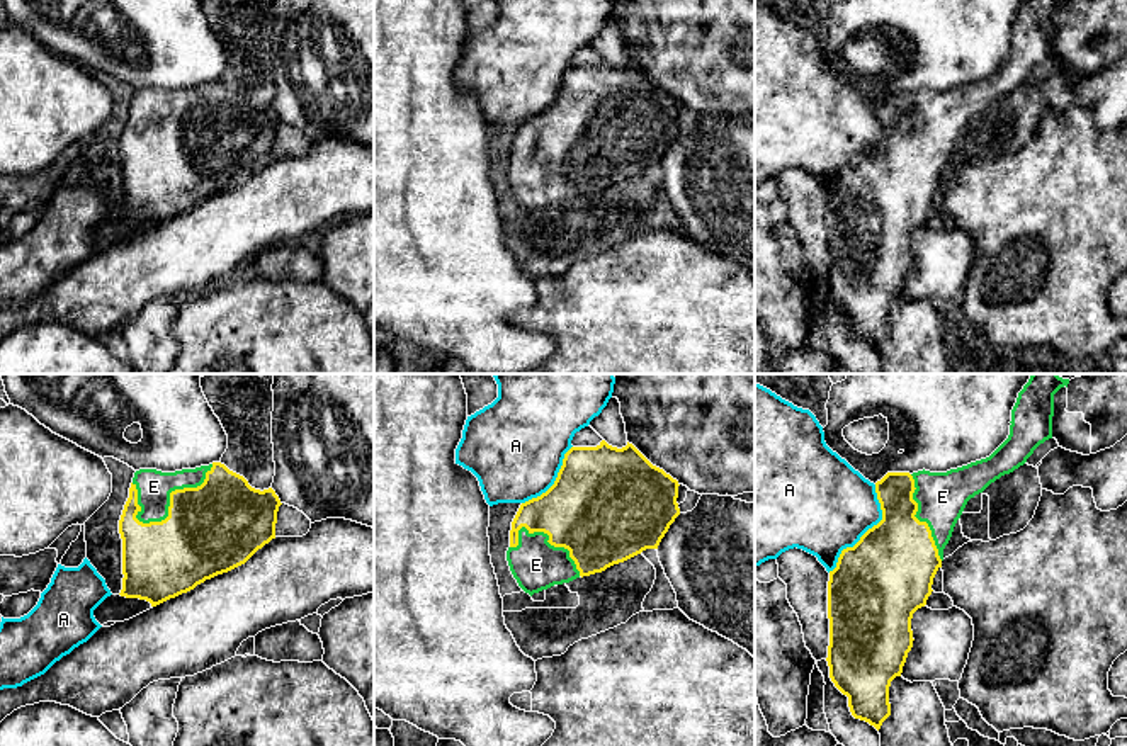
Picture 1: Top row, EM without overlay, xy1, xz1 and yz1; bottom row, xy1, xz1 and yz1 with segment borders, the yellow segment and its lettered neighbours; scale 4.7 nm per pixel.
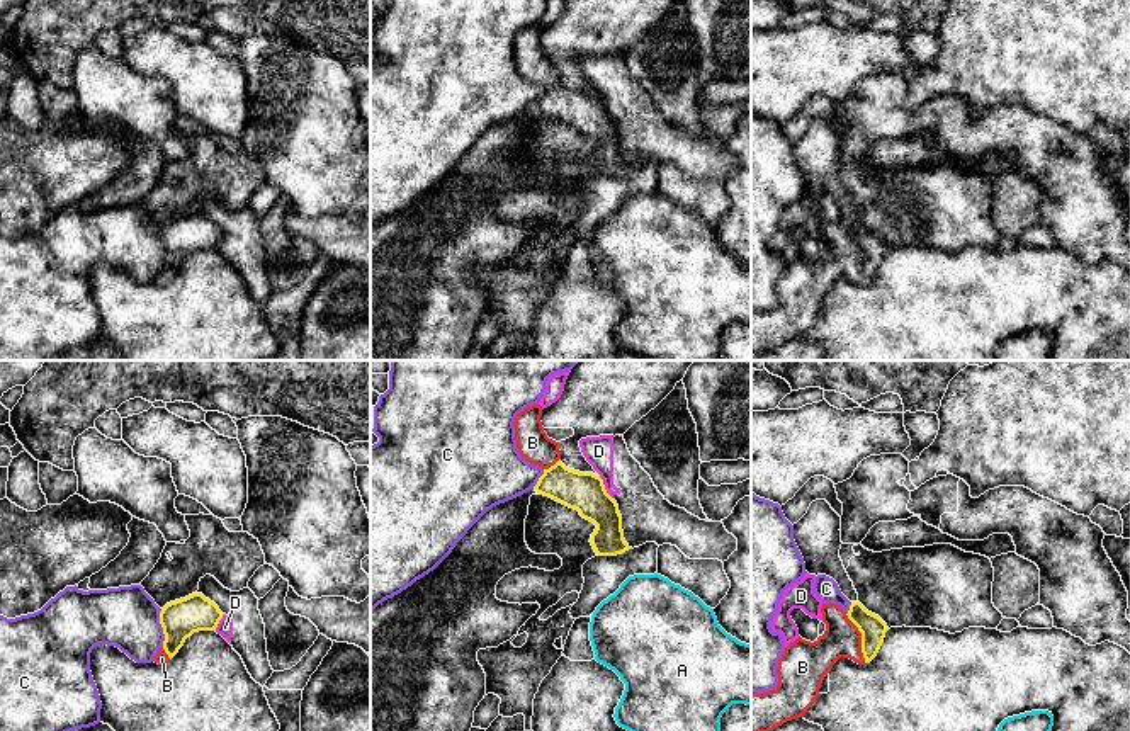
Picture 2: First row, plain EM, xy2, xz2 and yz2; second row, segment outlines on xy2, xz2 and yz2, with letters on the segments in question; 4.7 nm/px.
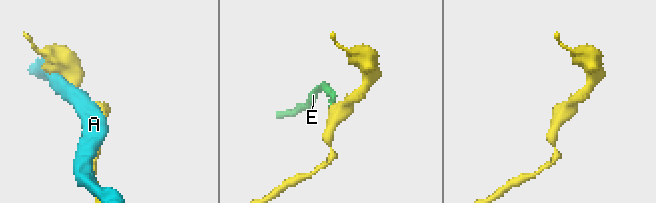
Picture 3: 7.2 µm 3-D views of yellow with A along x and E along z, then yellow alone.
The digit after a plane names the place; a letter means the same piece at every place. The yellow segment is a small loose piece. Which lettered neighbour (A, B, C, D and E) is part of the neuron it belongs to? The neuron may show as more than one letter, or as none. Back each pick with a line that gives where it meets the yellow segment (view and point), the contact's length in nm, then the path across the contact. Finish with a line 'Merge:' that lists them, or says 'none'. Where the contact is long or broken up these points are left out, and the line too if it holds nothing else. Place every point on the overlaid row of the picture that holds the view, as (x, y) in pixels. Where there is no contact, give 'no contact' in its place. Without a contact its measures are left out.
B: contact yz2 (862, 638); length 260 nm; way yz2 (872, 628), (862, 638), (841, 638)
E: contact xy1 (170, 497); length 460 nm
Merge: B, E

